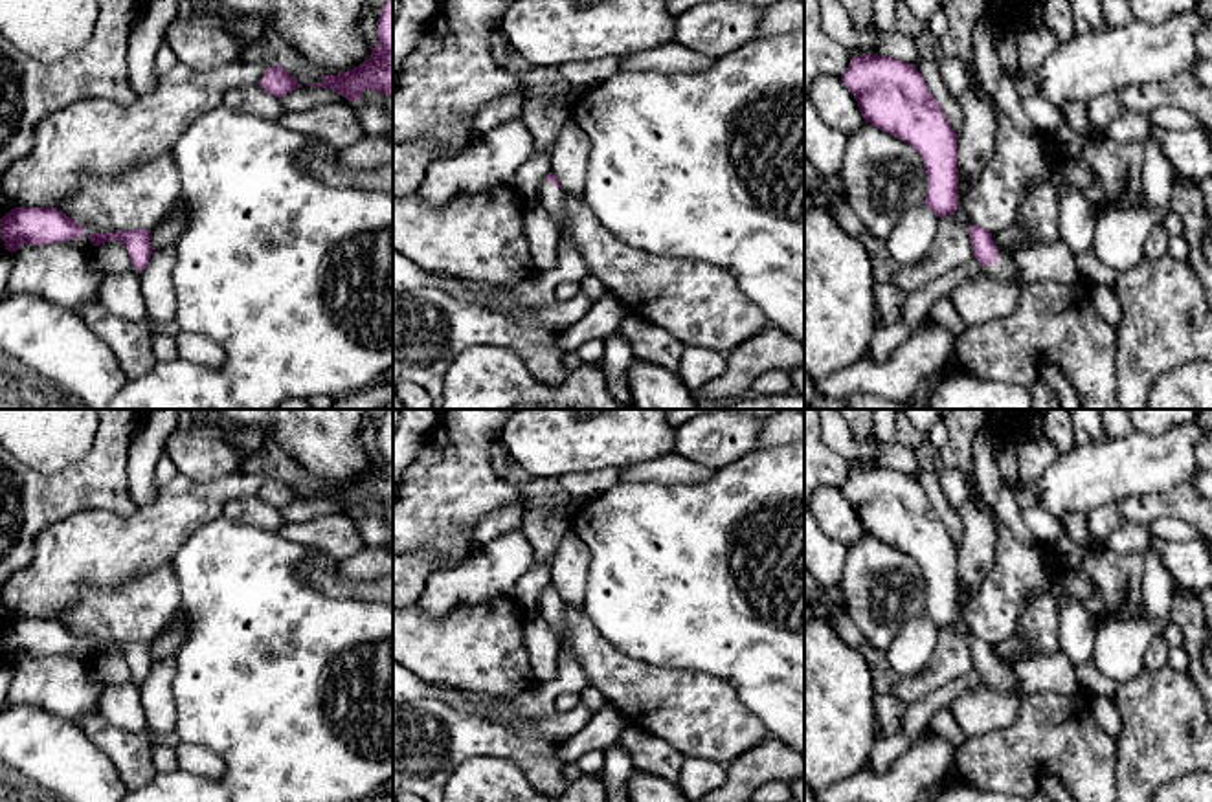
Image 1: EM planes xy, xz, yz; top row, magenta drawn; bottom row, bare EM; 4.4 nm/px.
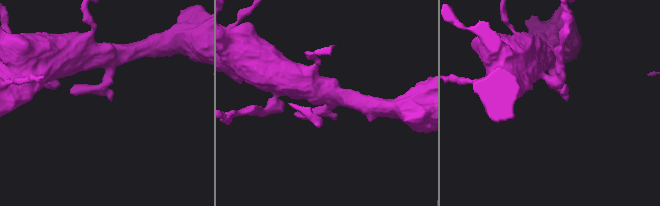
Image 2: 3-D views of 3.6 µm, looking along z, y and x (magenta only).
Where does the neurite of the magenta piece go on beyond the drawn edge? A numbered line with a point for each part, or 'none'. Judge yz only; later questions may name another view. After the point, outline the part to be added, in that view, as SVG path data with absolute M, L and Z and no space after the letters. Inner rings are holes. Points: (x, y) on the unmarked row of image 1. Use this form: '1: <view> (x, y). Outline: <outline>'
1: yz (1003, 679). Outline: M1004 663L997 664L997 672L992 677L982 677L982 685L988 685L1003 694L1023 697L1012 666Z

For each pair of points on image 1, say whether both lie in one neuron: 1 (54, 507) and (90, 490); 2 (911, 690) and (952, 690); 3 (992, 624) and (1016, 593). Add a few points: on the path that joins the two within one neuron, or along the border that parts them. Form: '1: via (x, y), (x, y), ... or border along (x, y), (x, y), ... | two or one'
1: via (63, 498), (70, 490), (81, 490) | one
2: border along (972, 668), (908, 705) | two
3: via (992, 617), (1009, 601) | one

